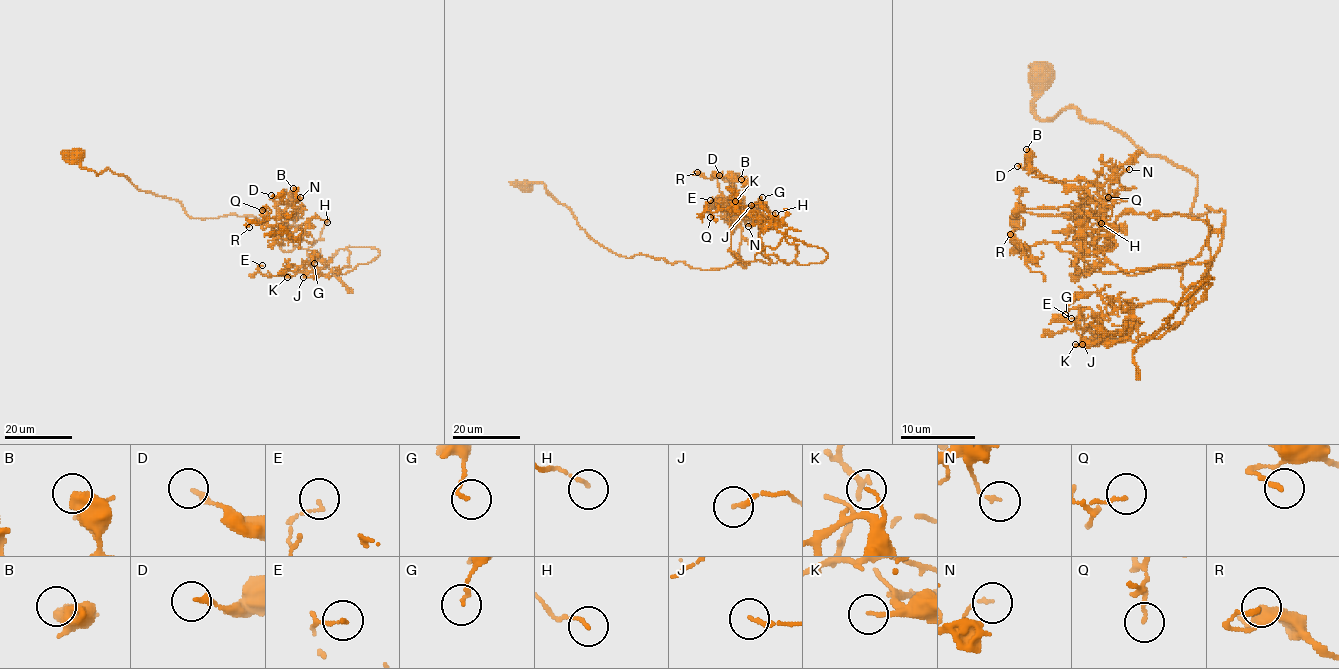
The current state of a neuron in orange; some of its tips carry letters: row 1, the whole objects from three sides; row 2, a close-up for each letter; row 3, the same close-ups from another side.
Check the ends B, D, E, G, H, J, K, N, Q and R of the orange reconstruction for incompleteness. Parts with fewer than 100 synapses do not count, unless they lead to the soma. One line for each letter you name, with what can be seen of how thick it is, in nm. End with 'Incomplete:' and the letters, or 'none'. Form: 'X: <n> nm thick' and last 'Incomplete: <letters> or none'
Incomplete: none

